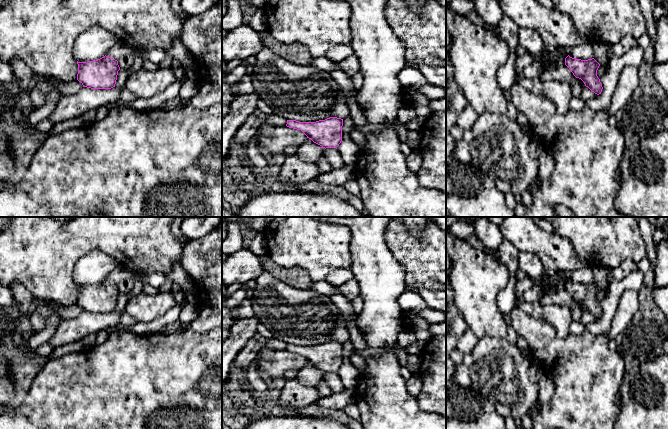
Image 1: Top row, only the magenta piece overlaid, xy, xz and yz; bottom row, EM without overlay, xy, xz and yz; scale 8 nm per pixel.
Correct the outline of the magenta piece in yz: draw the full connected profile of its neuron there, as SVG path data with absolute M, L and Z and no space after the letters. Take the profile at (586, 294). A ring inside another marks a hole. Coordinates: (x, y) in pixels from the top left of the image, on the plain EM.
M570 281L565 282L565 289L570 293L576 302L581 303L585 310L592 316L599 319L602 316L602 308L597 300L600 288L594 283L581 284Z

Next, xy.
M104 280L96 285L78 286L77 304L83 311L111 313L115 311L120 291L118 285Z

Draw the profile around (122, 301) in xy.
M120 293L118 295L115 311L118 311L118 312L124 311L127 304L128 304L127 294Z

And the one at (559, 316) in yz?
M515 292L515 306L531 314L537 319L550 323L559 338L565 339L570 335L569 326L572 320L571 310L566 305L541 305L539 301L534 303L524 302L521 295Z

